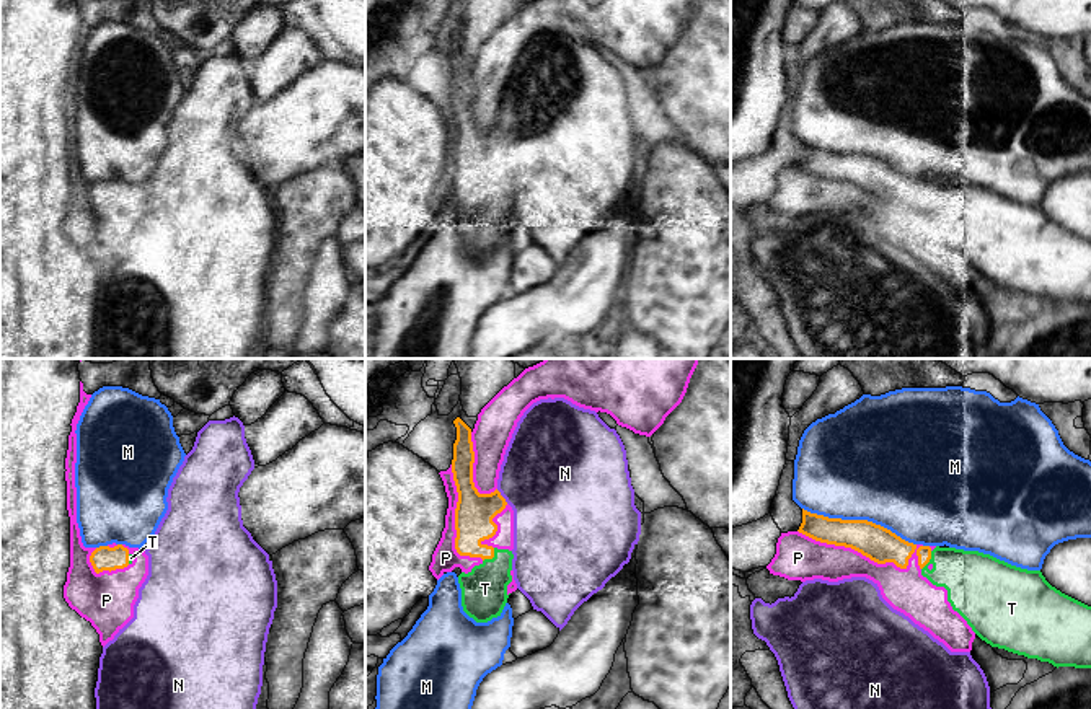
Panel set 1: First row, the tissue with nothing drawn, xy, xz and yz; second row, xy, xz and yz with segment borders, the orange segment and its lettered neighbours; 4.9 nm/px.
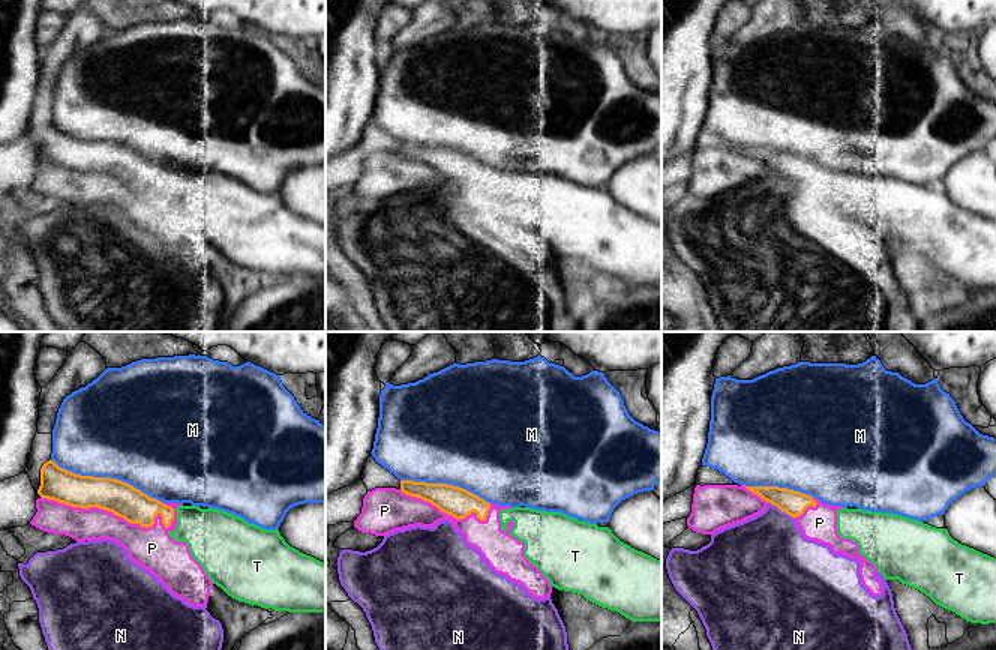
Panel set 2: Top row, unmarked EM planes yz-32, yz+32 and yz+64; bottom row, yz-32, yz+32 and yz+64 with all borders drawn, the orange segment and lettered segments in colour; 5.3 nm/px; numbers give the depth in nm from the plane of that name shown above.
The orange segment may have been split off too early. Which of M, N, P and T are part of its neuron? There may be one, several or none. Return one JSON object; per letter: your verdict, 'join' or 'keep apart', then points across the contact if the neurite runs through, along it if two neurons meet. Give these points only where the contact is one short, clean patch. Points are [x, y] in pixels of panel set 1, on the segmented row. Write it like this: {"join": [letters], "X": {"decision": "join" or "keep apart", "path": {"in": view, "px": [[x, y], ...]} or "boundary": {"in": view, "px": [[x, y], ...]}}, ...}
{"join": ["T"], "M": {"decision": "keep apart"}, "N": {"decision": "keep apart", "boundary": {"in": "xz", "px": [[496, 489], [507, 502]]}}, "P": {"decision": "keep apart"}, "T": {"decision": "join", "path": {"in": "xz", "px": [[473, 515], [473, 540], [491, 558], [491, 577], [485, 589]]}}}

